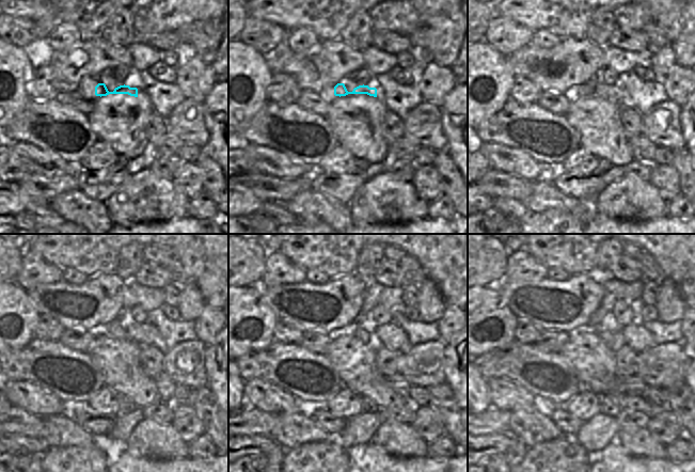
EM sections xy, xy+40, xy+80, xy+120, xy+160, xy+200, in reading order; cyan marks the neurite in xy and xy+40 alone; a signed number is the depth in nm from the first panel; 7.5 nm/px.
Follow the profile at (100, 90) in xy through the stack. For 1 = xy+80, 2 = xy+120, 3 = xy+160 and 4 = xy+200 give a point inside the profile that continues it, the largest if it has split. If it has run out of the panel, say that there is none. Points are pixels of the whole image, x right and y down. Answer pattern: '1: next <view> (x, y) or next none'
1: next xy+80 (617, 94)
2: next xy+120 (142, 334)
3: next xy+160 (391, 333)
4: next xy+200 (634, 335)

